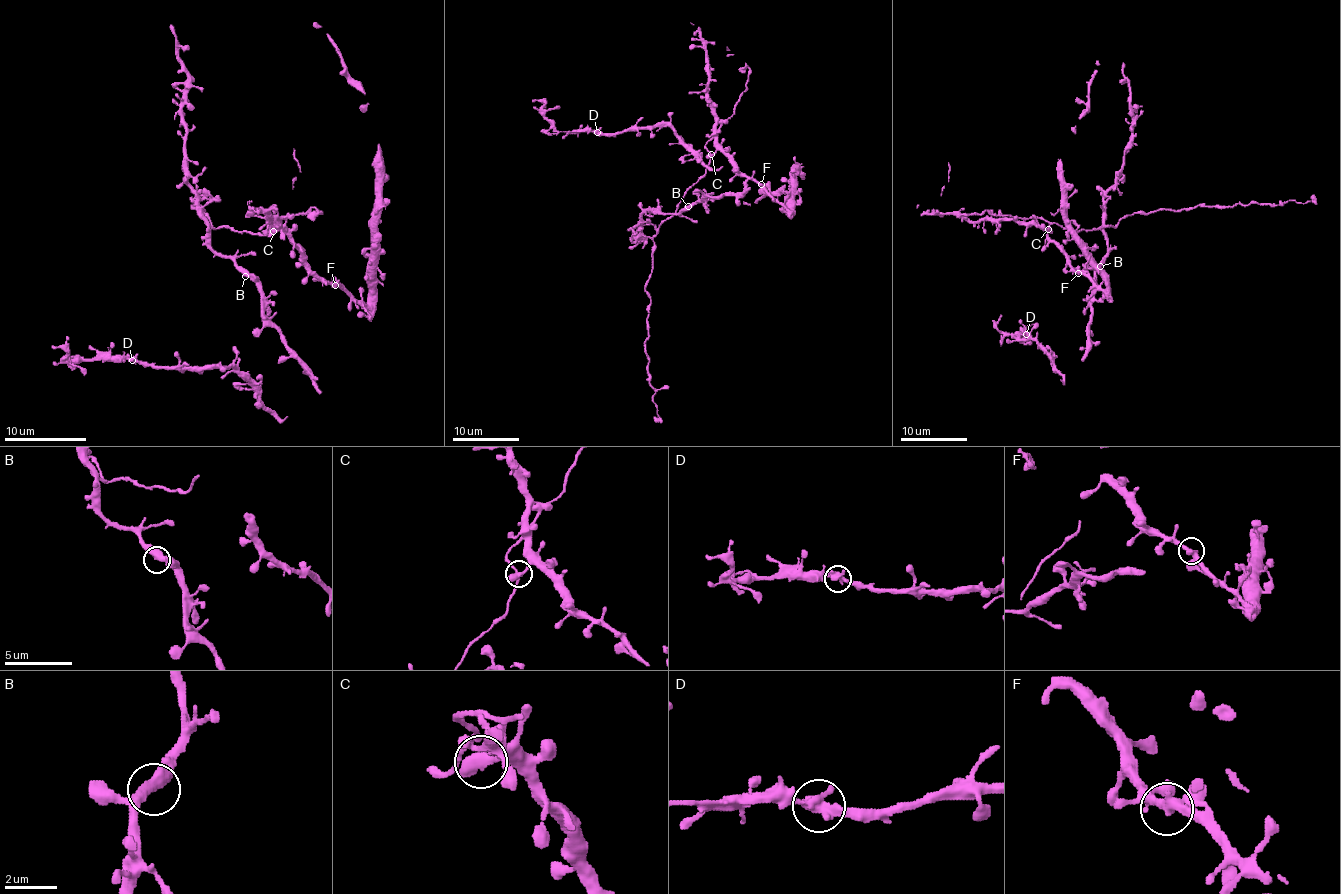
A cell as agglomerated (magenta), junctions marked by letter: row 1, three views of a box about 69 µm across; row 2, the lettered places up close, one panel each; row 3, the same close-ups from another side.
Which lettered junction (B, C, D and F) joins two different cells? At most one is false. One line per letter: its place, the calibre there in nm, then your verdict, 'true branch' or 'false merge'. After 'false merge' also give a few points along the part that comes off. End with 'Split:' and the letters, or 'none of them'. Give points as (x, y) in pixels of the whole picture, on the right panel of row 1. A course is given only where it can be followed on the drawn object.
B: at (1100, 266); 460 nm thick; true branch
C: at (1048, 229); 400 nm thick; true branch
D: at (1026, 334); 400 nm thick; true branch
F: at (1078, 273); 400 nm thick; true branch
Split: none of them

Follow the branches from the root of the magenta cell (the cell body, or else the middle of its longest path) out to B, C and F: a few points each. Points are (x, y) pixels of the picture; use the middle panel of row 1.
B: (668, 218), (660, 209), (660, 213), (680, 213), (688, 206)
C: (668, 218), (683, 194), (703, 176), (711, 154)
F: (668, 218), (683, 194), (703, 176), (710, 158), (718, 149), (743, 174), (761, 184)

